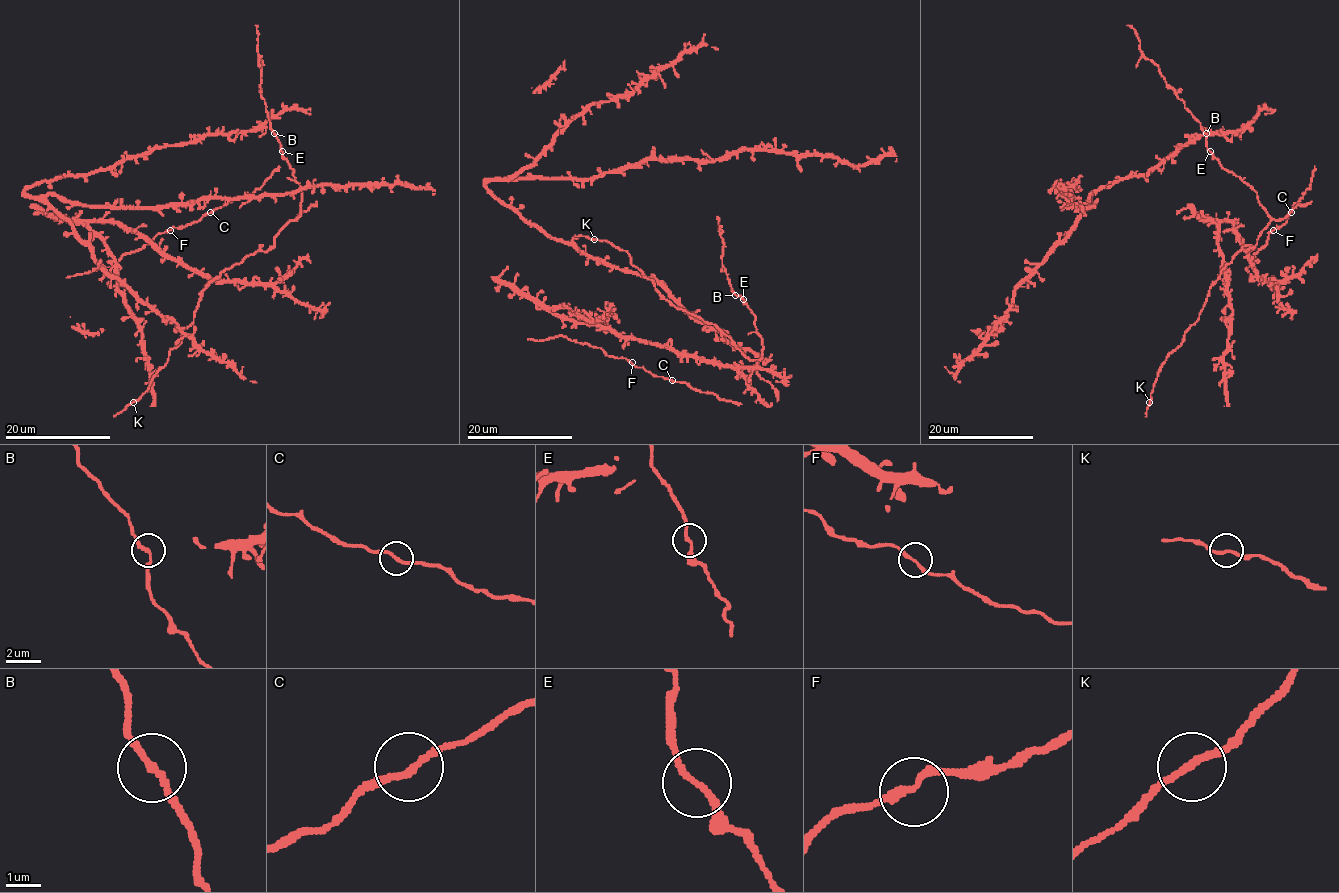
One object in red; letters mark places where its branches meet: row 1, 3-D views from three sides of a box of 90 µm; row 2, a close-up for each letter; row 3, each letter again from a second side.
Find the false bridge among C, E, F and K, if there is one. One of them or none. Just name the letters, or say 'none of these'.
none of these

